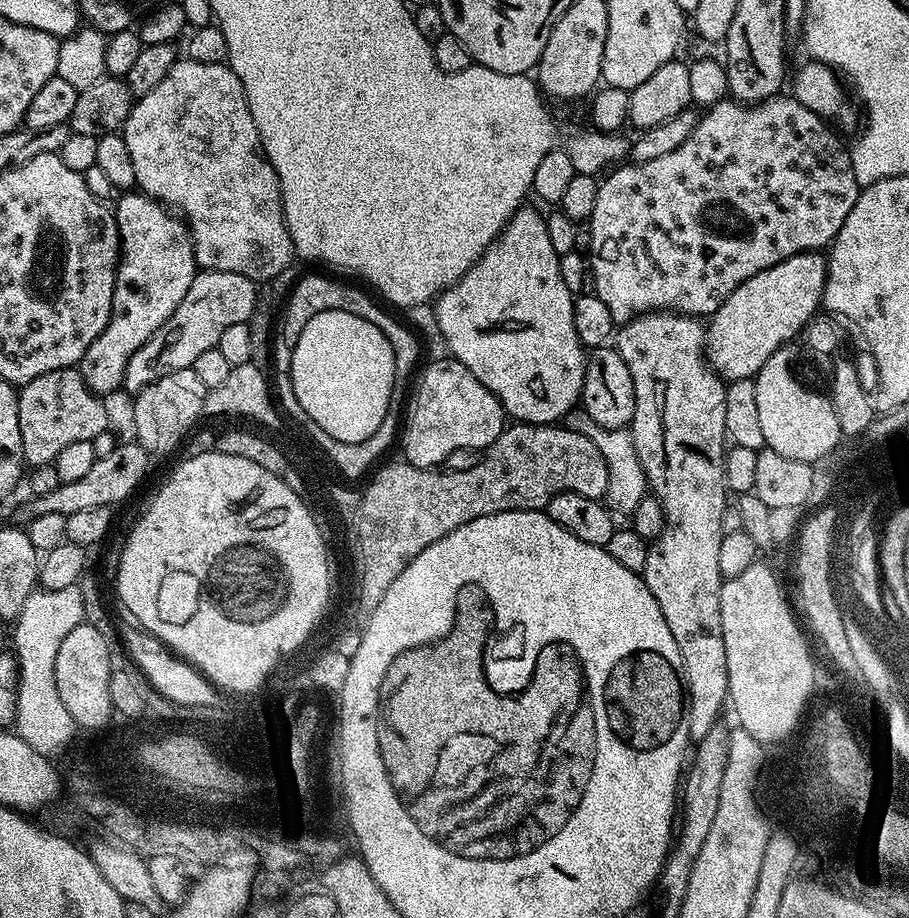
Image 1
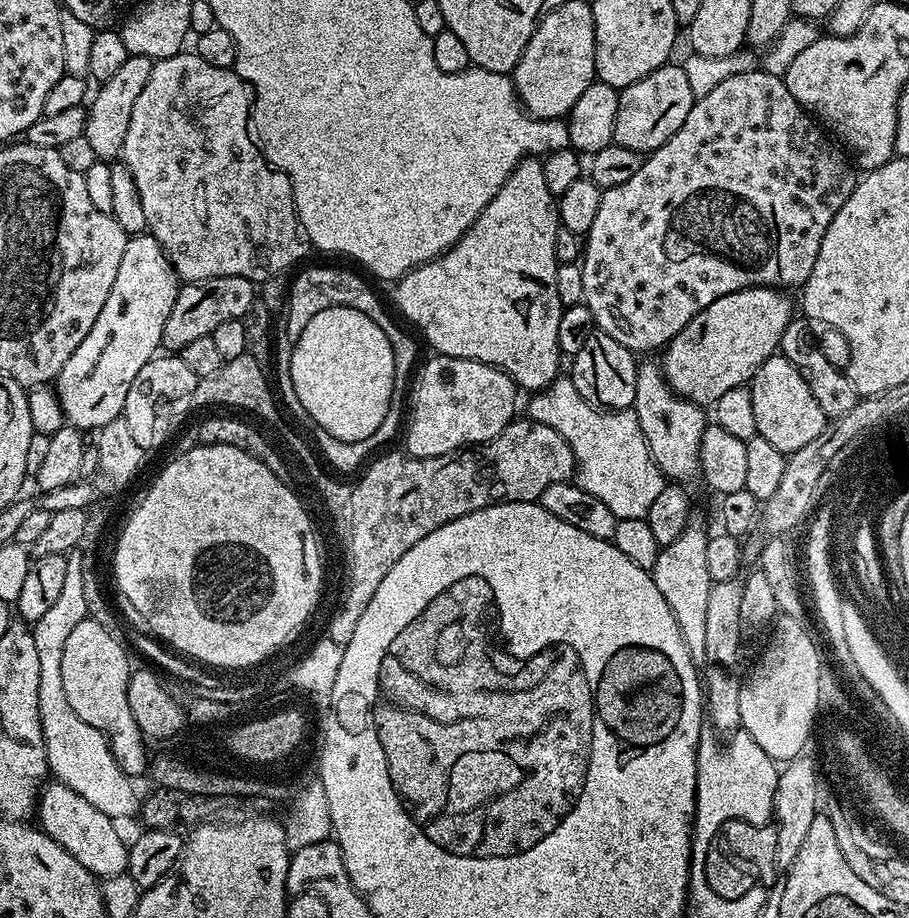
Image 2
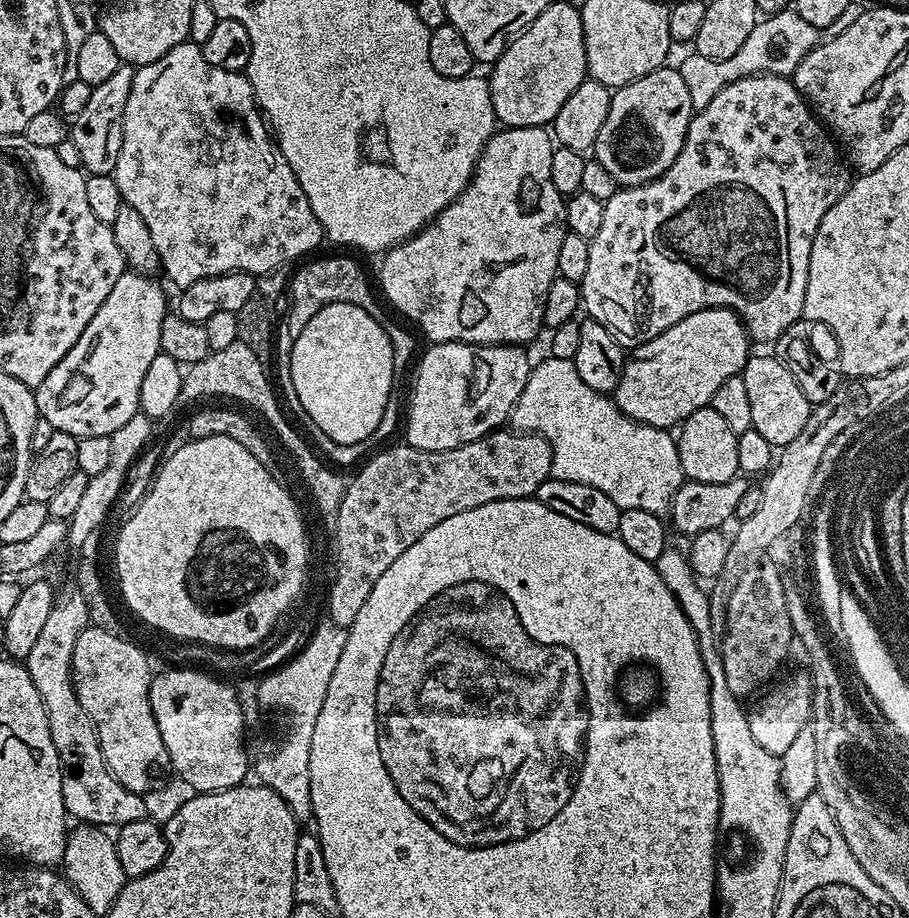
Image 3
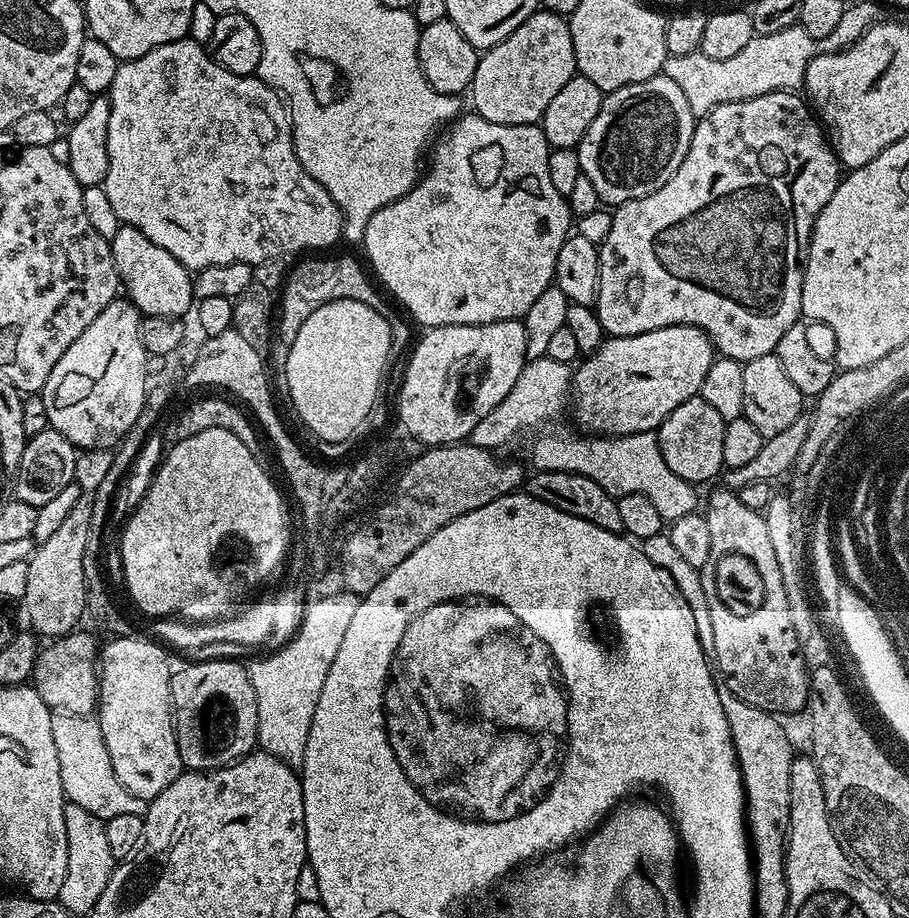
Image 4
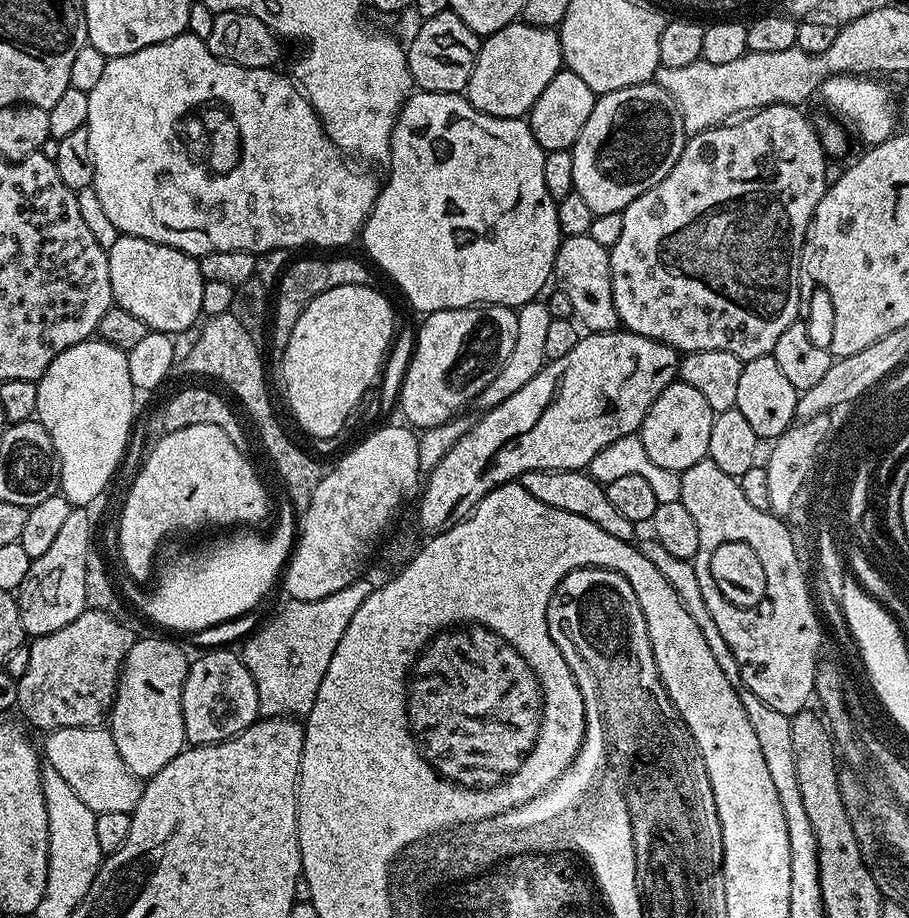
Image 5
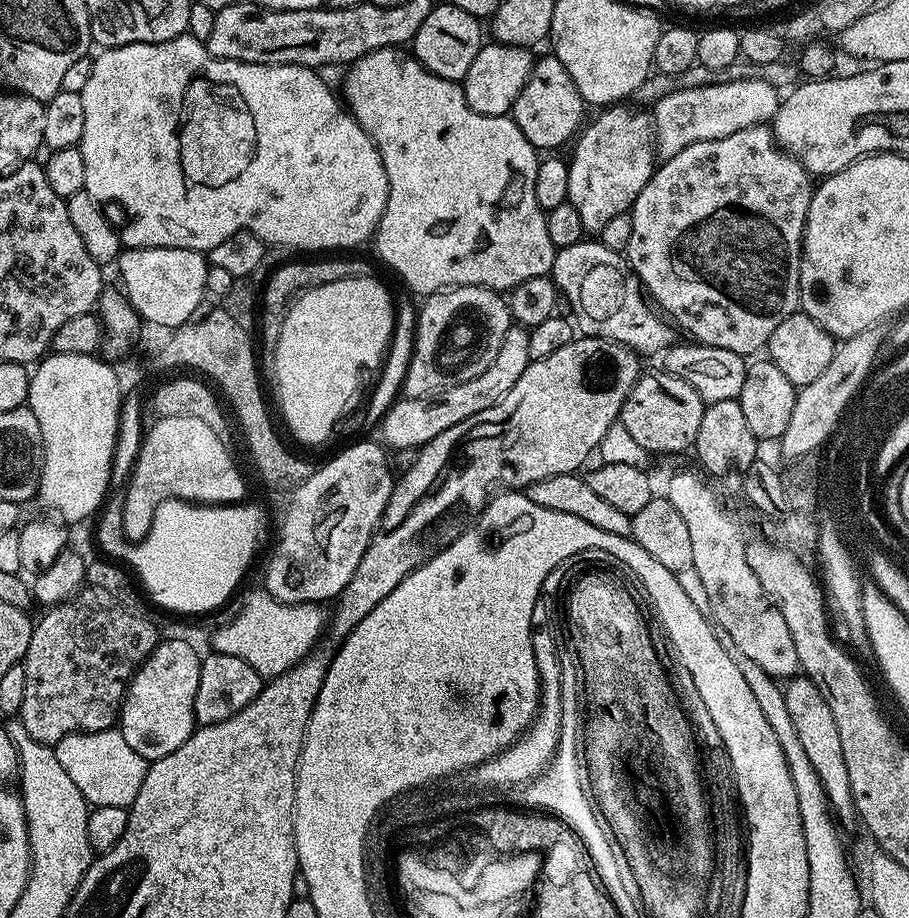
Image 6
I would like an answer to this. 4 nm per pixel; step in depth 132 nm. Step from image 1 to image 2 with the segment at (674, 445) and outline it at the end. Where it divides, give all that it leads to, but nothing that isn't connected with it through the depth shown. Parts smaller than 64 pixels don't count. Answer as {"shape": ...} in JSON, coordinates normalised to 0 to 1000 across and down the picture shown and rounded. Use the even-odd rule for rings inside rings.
{"shape":[[[705,395],[700,403],[700,438],[697,448],[706,464],[717,501],[739,525],[757,525],[771,517],[770,489],[774,487],[776,446],[762,436],[744,430],[725,395]],[[758,573],[741,590],[729,594],[724,603],[724,612],[715,620],[719,634],[724,643],[728,643],[728,651],[733,651],[733,660],[741,669],[746,682],[750,686],[750,695],[759,708],[762,719],[770,721],[774,719],[777,708],[777,660],[781,660],[781,643],[783,642],[783,631],[781,630],[780,613],[777,612],[777,601],[779,595],[780,581],[773,580],[766,573]]]}

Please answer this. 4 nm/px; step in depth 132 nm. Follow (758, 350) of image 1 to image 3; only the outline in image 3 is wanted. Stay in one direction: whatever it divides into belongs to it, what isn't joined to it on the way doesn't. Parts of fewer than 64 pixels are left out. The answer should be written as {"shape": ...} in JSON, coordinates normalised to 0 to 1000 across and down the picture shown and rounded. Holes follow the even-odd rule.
{"shape":[[[802,336],[768,338],[768,342],[750,346],[750,351],[741,351],[737,359],[728,359],[724,368],[715,368],[715,373],[694,380],[675,428],[675,439],[682,444],[682,449],[694,458],[721,466],[743,467],[751,462],[755,455],[759,455],[763,447],[780,443],[790,420],[794,420],[799,412],[807,412],[817,406],[825,387],[823,375],[825,376],[823,361],[818,358],[814,345]]]}

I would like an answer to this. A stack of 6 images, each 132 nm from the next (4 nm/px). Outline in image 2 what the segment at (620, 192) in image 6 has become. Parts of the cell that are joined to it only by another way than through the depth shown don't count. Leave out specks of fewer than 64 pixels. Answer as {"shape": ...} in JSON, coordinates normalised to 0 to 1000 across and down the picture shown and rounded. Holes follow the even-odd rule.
{"shape":[[[744,68],[729,70],[724,76],[711,81],[711,85],[702,85],[702,89],[681,97],[681,102],[675,154],[699,166],[712,168],[732,157],[746,137],[755,133],[755,124],[761,119],[762,105],[755,76]]]}

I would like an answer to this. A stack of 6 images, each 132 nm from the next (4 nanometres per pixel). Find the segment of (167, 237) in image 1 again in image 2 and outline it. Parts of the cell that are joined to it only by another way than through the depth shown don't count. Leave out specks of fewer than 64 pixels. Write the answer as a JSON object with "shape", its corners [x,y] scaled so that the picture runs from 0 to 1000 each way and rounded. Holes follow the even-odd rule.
{"shape":[[[142,256],[130,298],[125,302],[125,313],[103,356],[90,373],[86,373],[86,381],[77,386],[77,394],[68,399],[59,415],[62,432],[78,465],[108,468],[117,464],[117,460],[135,453],[143,416],[147,416],[152,403],[177,382],[178,359],[183,346],[187,346],[187,338],[191,338],[191,325],[196,325],[199,308],[168,257]]]}

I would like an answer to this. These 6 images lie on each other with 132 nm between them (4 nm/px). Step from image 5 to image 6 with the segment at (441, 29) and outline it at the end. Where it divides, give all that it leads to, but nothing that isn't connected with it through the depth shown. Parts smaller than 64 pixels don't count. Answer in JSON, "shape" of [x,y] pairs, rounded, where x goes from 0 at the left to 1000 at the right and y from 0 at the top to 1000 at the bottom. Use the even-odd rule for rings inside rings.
{"shape":[[[501,2],[481,3],[453,42],[451,56],[465,74],[482,81],[482,85],[509,88],[513,76],[517,76],[521,63],[526,63],[528,49],[535,44],[535,39],[528,36],[528,26],[525,19],[505,9]]]}

